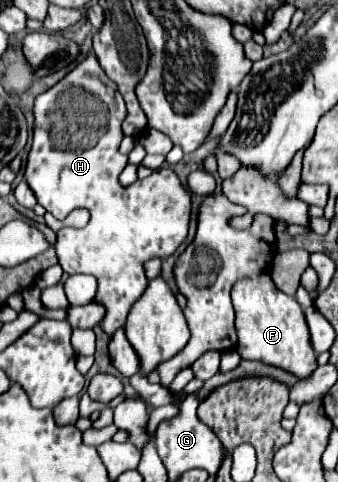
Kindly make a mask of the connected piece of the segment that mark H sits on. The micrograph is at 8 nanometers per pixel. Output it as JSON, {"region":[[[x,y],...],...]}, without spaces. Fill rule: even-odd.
{"region":[[[89,54],[75,70],[71,70],[61,82],[49,88],[35,100],[35,128],[33,146],[27,158],[25,180],[37,196],[37,202],[51,212],[57,220],[65,220],[71,210],[87,208],[91,220],[85,228],[61,228],[57,232],[57,256],[59,264],[67,274],[91,274],[99,280],[99,290],[95,302],[107,308],[101,328],[113,334],[117,328],[125,326],[125,318],[131,306],[147,288],[147,278],[143,274],[143,262],[151,258],[169,258],[187,238],[191,222],[191,192],[181,184],[179,176],[163,166],[151,176],[138,179],[129,186],[119,184],[119,174],[127,164],[127,158],[119,154],[119,142],[123,140],[121,122],[125,120],[125,102],[117,86],[109,90],[101,80],[89,76],[89,72],[103,72],[95,54]]]}

